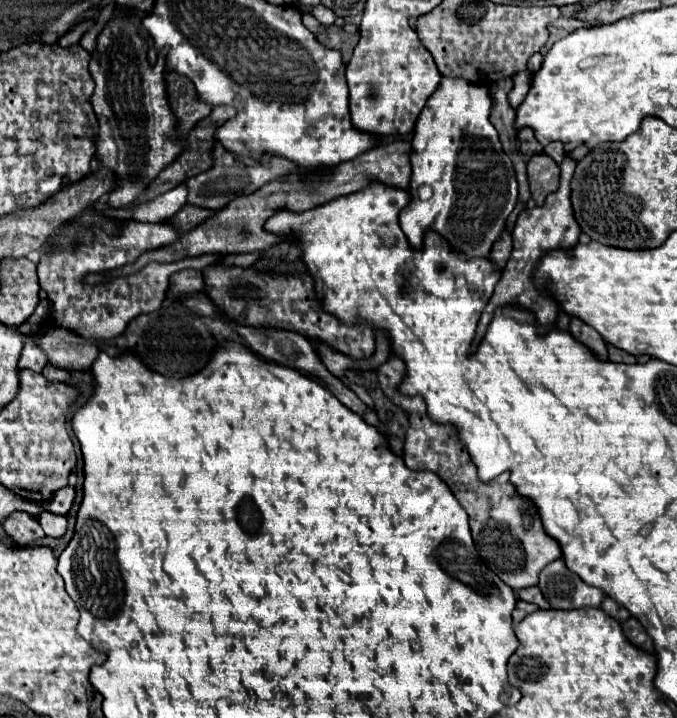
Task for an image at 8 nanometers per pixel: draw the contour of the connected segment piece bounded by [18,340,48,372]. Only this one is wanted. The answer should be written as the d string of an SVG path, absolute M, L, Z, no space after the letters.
M28 340L26 344L28 344L28 346L22 348L22 356L20 356L18 366L20 366L20 368L38 368L38 372L40 372L40 370L48 364L46 354L40 352L40 348L38 348L32 340Z

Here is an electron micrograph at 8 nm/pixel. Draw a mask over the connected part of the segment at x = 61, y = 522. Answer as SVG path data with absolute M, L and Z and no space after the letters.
M44 510L44 514L40 514L38 522L48 536L62 536L66 532L66 518L58 516L58 514L52 514L48 510Z

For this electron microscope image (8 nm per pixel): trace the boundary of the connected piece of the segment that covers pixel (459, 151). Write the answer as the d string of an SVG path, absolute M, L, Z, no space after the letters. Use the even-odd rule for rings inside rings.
M444 76L440 82L440 90L428 98L424 110L418 118L418 128L414 128L412 138L412 180L410 180L410 194L412 202L400 212L400 226L408 236L412 248L422 246L424 232L428 228L440 232L452 246L460 252L468 252L468 256L486 256L492 244L498 240L508 214L514 210L518 200L518 186L516 186L516 172L502 150L498 140L498 132L490 122L492 112L492 96L488 86L472 84L464 78L448 78ZM428 184L432 188L432 198L420 200L418 188Z

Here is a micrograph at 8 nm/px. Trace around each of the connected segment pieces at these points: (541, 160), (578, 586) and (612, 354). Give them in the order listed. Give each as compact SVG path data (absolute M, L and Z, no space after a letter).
M534 154L528 162L528 182L532 198L538 206L544 204L546 196L558 188L560 168L548 154Z
M558 558L554 562L550 562L542 572L540 572L540 590L544 594L544 598L550 602L552 608L586 608L586 606L594 606L598 608L604 594L598 590L598 588L592 588L588 584L584 584L576 574L572 574L566 566L564 566L564 560Z
M608 346L608 360L612 360L612 362L626 362L626 364L636 362L636 358L632 354L628 354L624 350L618 350L614 346Z

